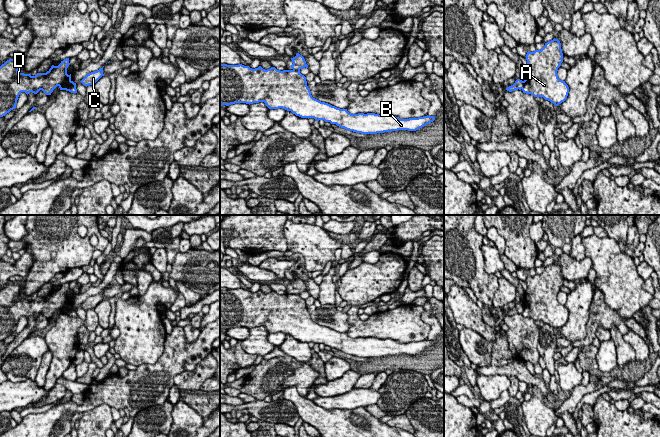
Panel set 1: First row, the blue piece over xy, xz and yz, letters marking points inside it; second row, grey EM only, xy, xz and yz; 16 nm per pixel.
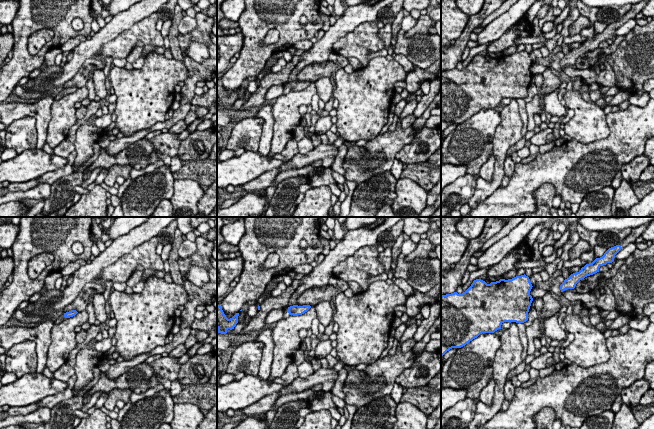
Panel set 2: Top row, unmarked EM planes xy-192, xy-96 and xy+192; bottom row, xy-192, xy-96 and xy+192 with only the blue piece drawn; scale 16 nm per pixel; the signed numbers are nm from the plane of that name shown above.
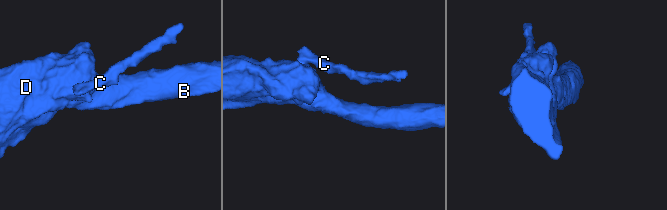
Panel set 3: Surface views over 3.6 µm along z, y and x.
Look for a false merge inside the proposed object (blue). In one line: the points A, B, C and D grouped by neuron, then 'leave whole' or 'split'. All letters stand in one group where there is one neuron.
A B D / C; split

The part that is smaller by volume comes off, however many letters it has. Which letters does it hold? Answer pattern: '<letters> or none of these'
C

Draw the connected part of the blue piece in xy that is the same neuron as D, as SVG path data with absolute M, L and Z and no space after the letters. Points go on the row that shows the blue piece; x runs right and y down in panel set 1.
M16 58L9 59L0 66L0 117L16 108L21 92L28 95L42 90L46 95L51 95L58 86L60 90L77 93L76 87L70 85L71 74L67 74L69 58L61 61L58 66L52 65L46 73L37 73L35 76L19 73L21 65L21 59Z

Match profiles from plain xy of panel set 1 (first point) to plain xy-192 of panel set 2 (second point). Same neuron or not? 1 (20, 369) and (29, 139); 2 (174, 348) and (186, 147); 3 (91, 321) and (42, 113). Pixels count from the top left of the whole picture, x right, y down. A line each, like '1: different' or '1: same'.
1: same
2: different
3: different

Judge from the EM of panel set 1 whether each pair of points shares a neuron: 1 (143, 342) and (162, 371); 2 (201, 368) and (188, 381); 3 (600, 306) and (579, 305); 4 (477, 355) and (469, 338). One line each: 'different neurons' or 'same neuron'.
1: different neurons
2: same neuron
3: different neurons
4: same neuron

